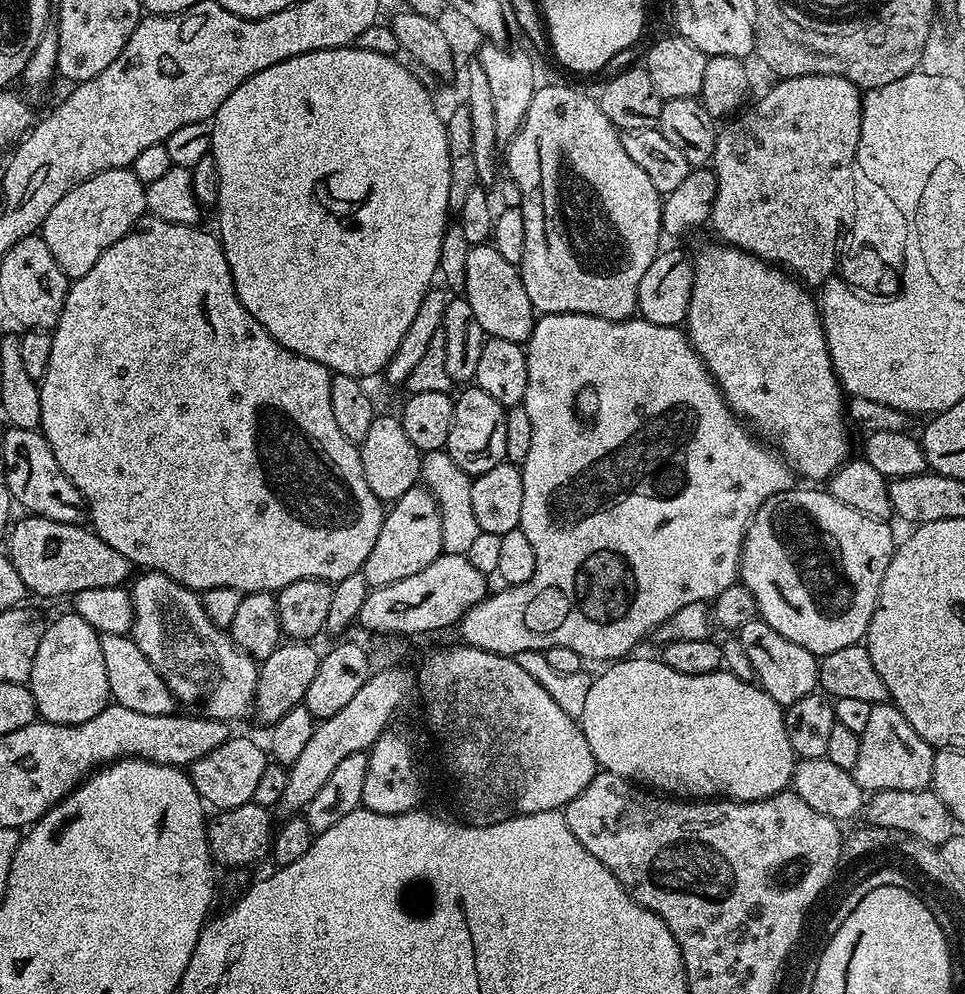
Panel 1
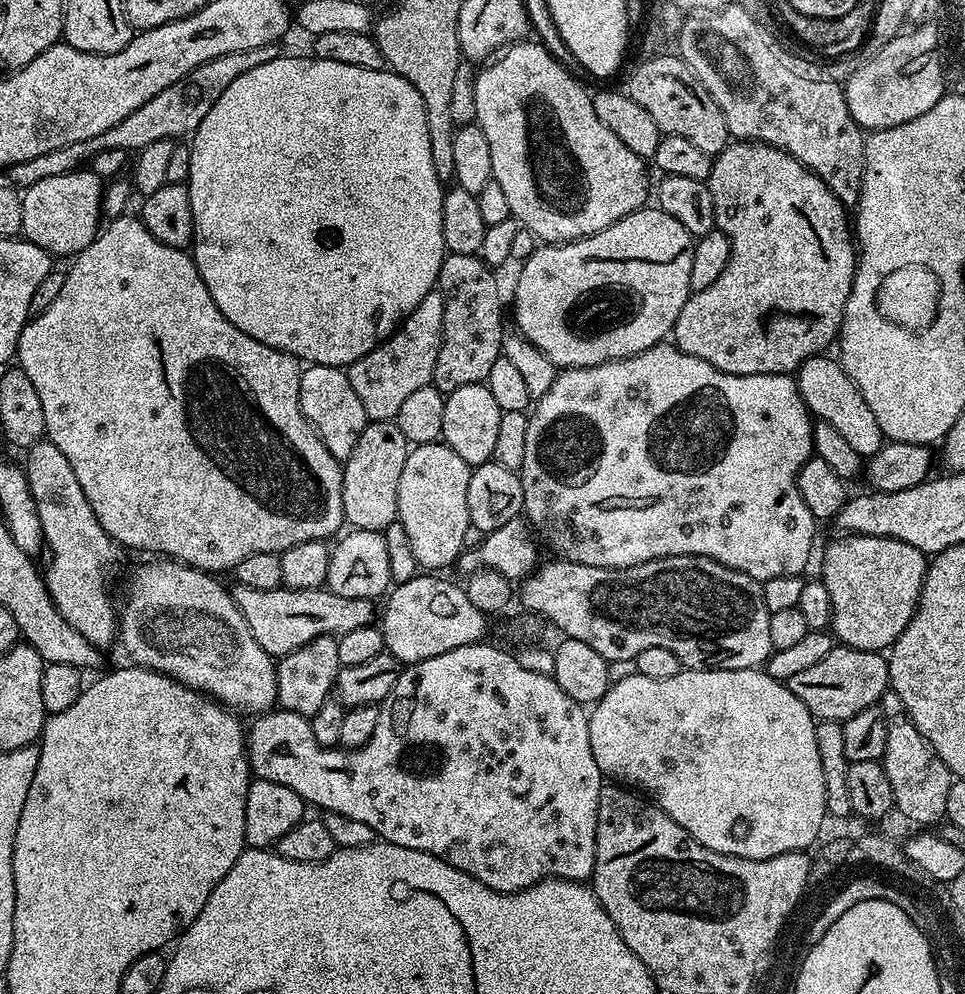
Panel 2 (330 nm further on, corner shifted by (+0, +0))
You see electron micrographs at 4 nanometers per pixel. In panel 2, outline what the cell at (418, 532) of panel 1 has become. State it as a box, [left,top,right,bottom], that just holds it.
[396,444,472,570]

